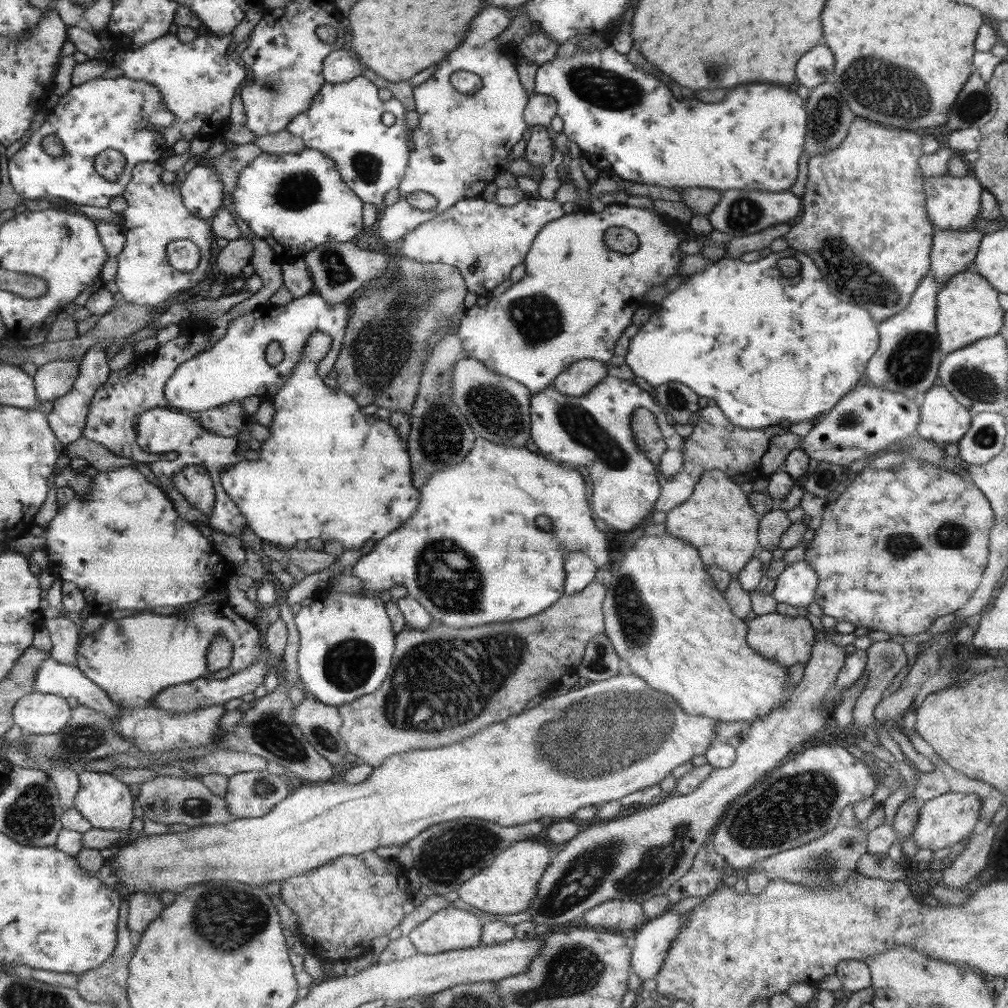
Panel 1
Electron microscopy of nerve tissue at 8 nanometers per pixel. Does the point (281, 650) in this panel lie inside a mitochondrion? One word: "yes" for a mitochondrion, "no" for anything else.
no

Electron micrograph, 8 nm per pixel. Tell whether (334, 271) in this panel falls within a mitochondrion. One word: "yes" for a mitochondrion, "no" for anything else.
yes

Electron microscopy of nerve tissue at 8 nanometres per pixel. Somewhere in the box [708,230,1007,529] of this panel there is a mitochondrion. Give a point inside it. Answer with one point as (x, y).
(854, 277)

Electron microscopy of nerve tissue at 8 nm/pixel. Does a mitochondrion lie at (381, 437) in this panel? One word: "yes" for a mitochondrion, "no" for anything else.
no

